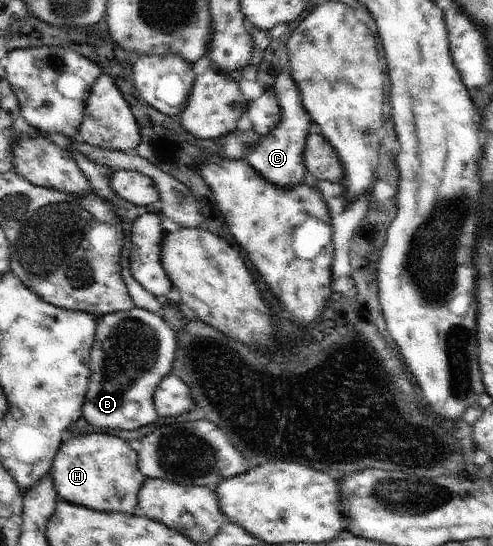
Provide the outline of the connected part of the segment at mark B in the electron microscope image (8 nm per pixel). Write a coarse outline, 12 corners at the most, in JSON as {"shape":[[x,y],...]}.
{"shape":[[135,306],[99,319],[88,424],[154,424],[174,330]]}

